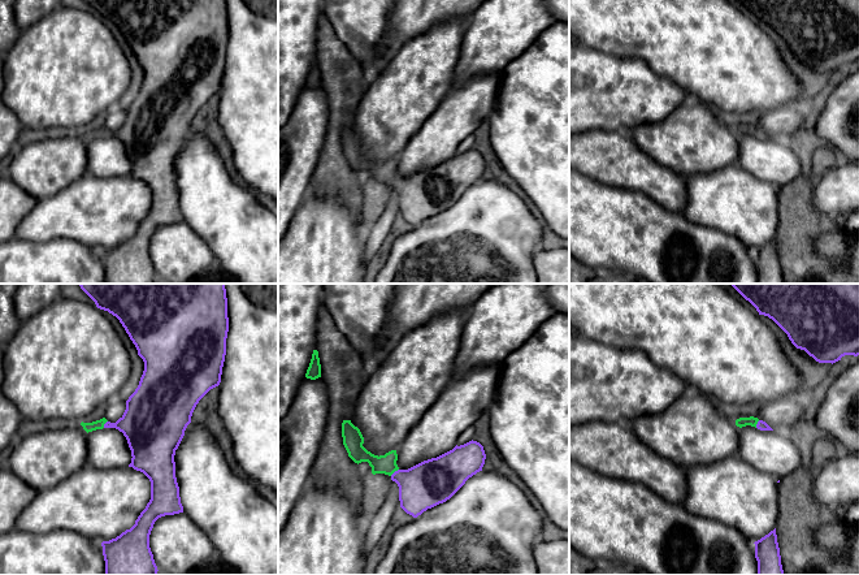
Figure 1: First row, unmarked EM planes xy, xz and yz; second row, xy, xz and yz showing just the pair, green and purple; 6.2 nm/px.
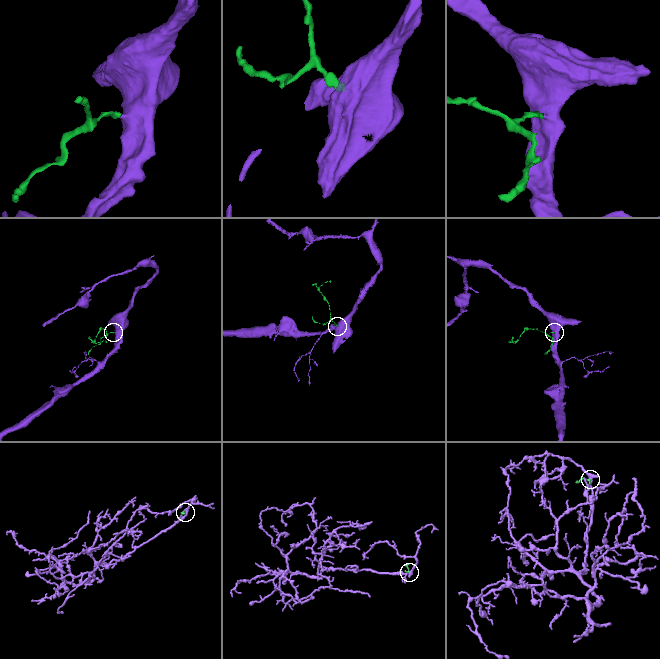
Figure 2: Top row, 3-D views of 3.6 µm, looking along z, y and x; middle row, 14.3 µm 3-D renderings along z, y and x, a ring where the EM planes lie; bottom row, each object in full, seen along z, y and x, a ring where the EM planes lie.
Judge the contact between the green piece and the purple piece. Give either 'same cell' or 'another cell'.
same cell

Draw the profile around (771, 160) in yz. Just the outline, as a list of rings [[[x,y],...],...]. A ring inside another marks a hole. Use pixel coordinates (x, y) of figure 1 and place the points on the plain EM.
[[[737,135],[737,164],[758,180],[777,190],[793,181],[801,181],[801,161],[791,144],[777,139],[760,139],[755,135]]]

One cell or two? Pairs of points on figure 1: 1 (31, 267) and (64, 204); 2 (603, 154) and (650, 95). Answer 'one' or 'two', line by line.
1: two
2: two

